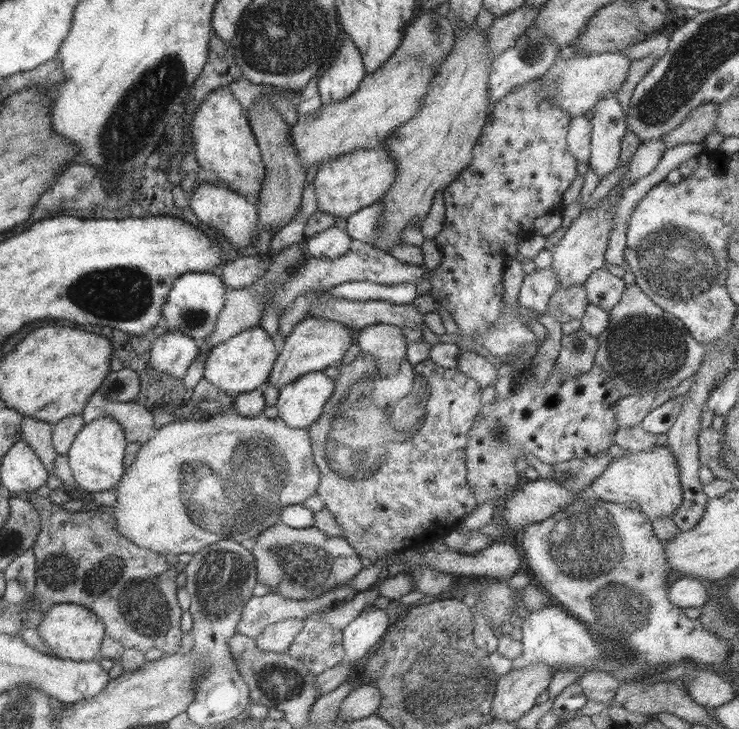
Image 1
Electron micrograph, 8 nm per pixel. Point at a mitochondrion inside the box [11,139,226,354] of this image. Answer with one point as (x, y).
(116, 293)

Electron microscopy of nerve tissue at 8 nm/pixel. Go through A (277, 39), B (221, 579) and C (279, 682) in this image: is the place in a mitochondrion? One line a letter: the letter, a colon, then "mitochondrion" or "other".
A: mitochondrion
B: mitochondrion
C: mitochondrion

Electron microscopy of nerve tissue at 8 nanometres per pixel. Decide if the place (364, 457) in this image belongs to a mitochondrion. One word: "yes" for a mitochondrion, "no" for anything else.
yes

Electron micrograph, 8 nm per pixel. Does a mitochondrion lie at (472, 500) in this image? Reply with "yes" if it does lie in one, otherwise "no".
no

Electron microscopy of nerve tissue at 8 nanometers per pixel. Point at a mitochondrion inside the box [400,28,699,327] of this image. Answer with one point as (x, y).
(531, 50)

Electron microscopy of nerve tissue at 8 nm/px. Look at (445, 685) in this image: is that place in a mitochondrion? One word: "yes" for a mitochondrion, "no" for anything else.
yes

